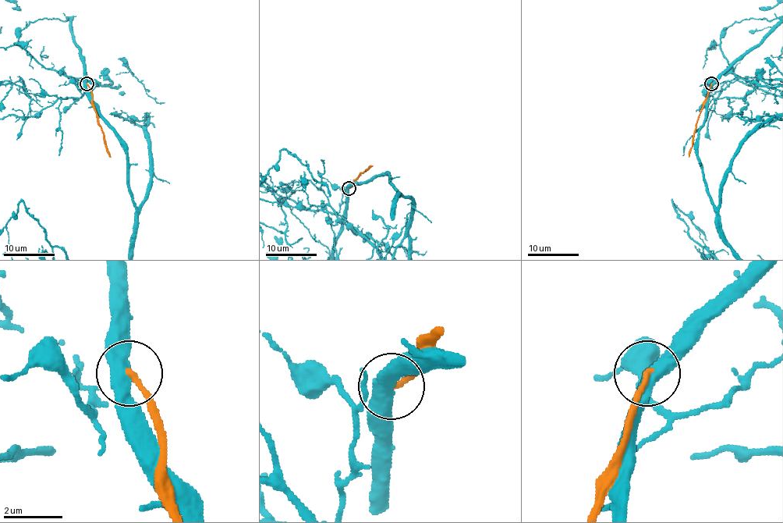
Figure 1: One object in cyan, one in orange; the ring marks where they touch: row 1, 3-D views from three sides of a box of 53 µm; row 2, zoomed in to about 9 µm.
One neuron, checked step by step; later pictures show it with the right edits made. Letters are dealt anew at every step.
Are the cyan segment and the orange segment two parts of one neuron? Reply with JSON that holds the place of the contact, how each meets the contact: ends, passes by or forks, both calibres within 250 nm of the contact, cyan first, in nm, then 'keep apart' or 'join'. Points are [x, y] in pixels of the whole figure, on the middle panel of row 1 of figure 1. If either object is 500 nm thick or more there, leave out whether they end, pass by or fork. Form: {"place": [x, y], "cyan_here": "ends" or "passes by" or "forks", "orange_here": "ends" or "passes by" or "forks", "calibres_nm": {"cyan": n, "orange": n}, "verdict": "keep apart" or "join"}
{"place": [348, 188], "cyan_here": "passes by", "orange_here": "ends", "calibres_nm": {"cyan": 460, "orange": 180}, "verdict": "keep apart"}

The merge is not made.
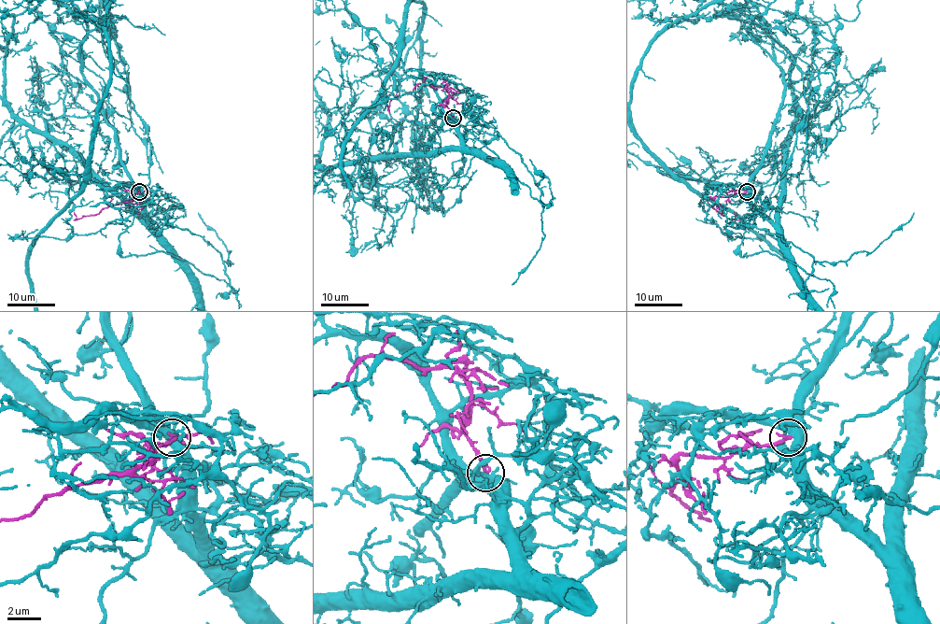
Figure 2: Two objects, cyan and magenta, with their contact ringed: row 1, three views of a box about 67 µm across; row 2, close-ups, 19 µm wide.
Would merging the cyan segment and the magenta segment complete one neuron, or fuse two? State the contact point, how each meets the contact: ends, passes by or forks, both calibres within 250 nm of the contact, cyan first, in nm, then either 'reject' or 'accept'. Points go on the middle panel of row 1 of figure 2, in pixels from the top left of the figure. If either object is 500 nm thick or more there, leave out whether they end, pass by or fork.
at (453, 118); cyan passes by; magenta ends there; 480 nm thick on the cyan side, 280 nm on the other; accept

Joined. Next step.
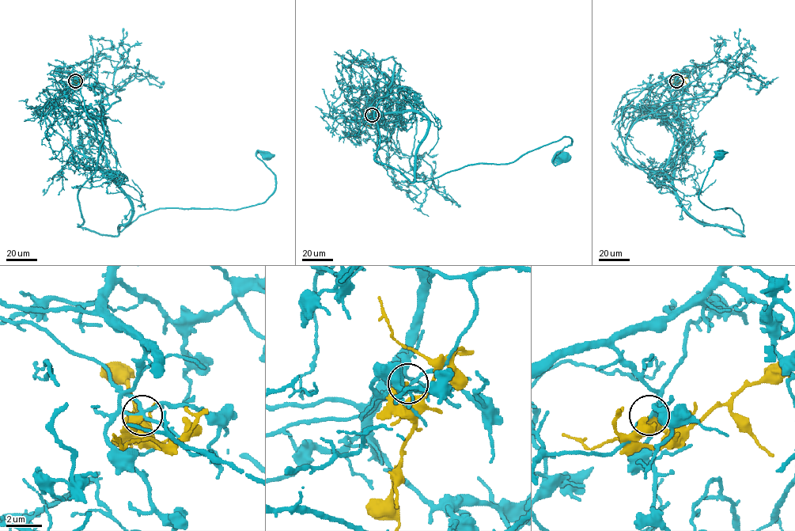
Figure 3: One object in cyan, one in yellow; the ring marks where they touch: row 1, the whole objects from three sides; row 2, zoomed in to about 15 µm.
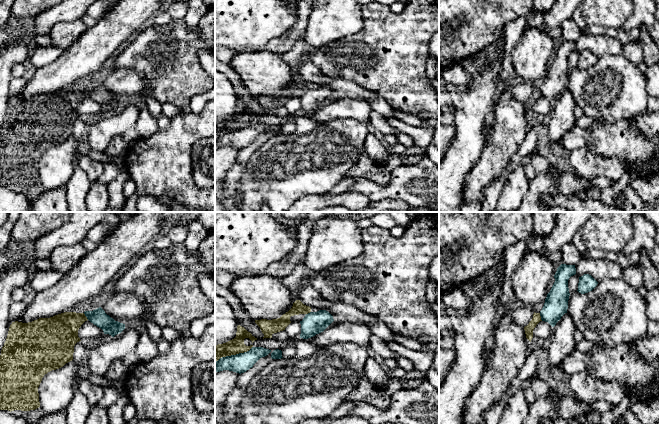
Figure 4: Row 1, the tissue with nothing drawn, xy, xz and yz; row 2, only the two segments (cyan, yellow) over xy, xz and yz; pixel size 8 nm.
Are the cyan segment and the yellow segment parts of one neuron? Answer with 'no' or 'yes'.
no

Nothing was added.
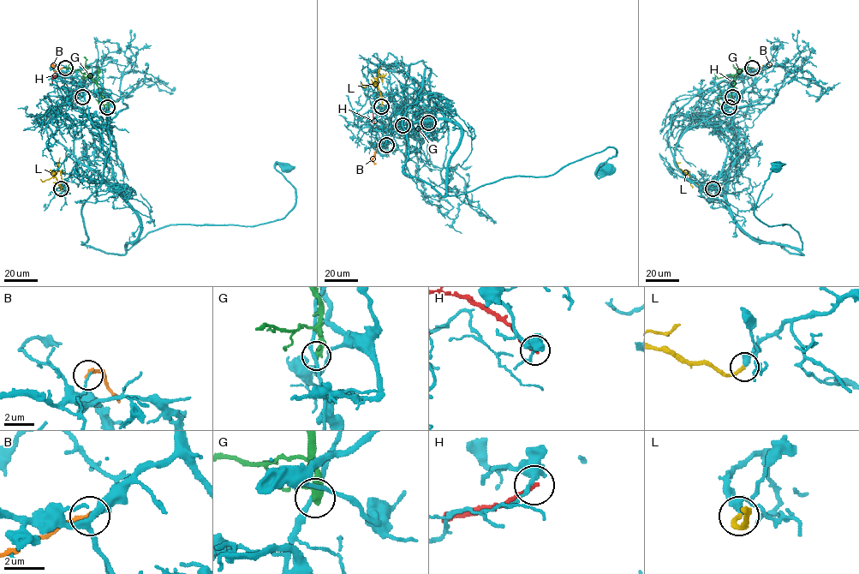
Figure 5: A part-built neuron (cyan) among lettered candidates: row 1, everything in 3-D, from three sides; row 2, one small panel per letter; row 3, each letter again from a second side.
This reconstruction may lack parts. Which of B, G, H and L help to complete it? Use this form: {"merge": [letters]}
{"merge": ["L"]}

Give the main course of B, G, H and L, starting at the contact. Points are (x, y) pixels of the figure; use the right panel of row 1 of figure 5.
B: (752, 68), (760, 71), (766, 64), (770, 65)
G: (729, 108), (735, 76), (741, 71), (735, 68)
H: (731, 97), (735, 76), (730, 76), (717, 86)
L: (712, 188), (694, 182), (678, 167), (675, 158)

